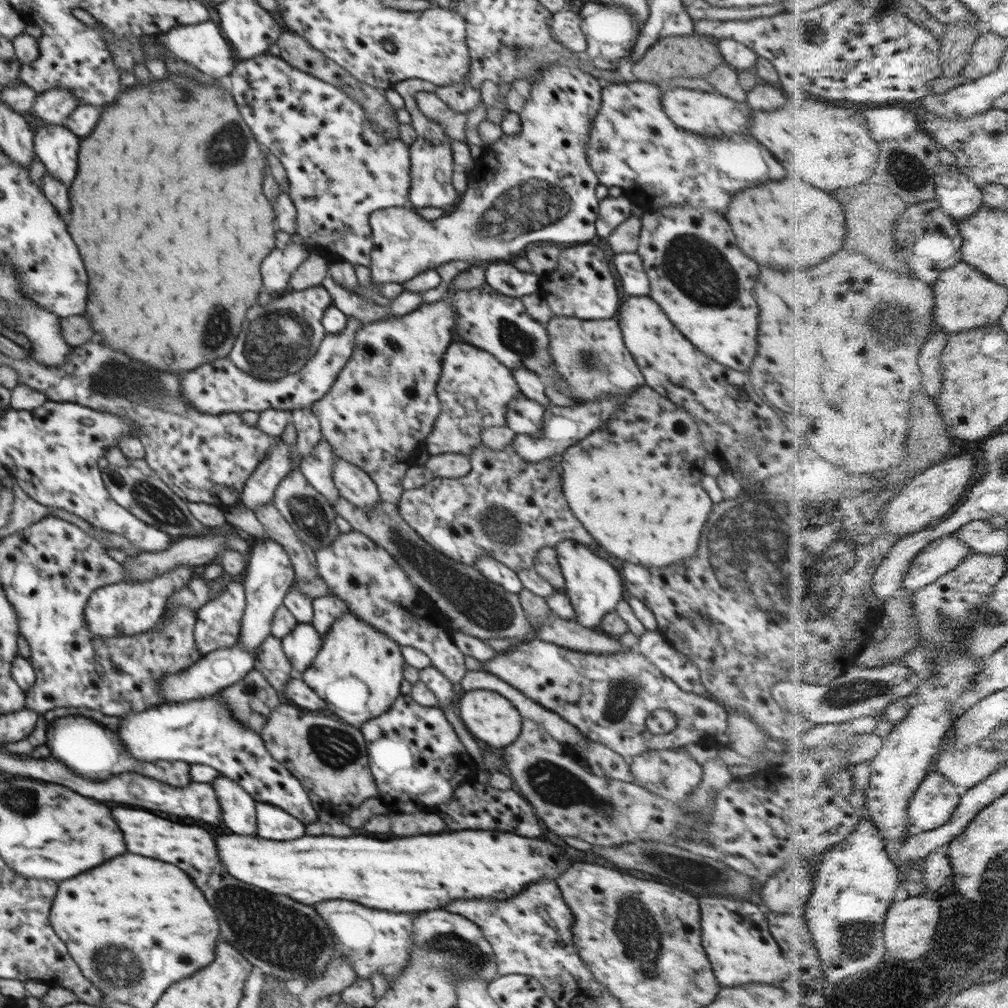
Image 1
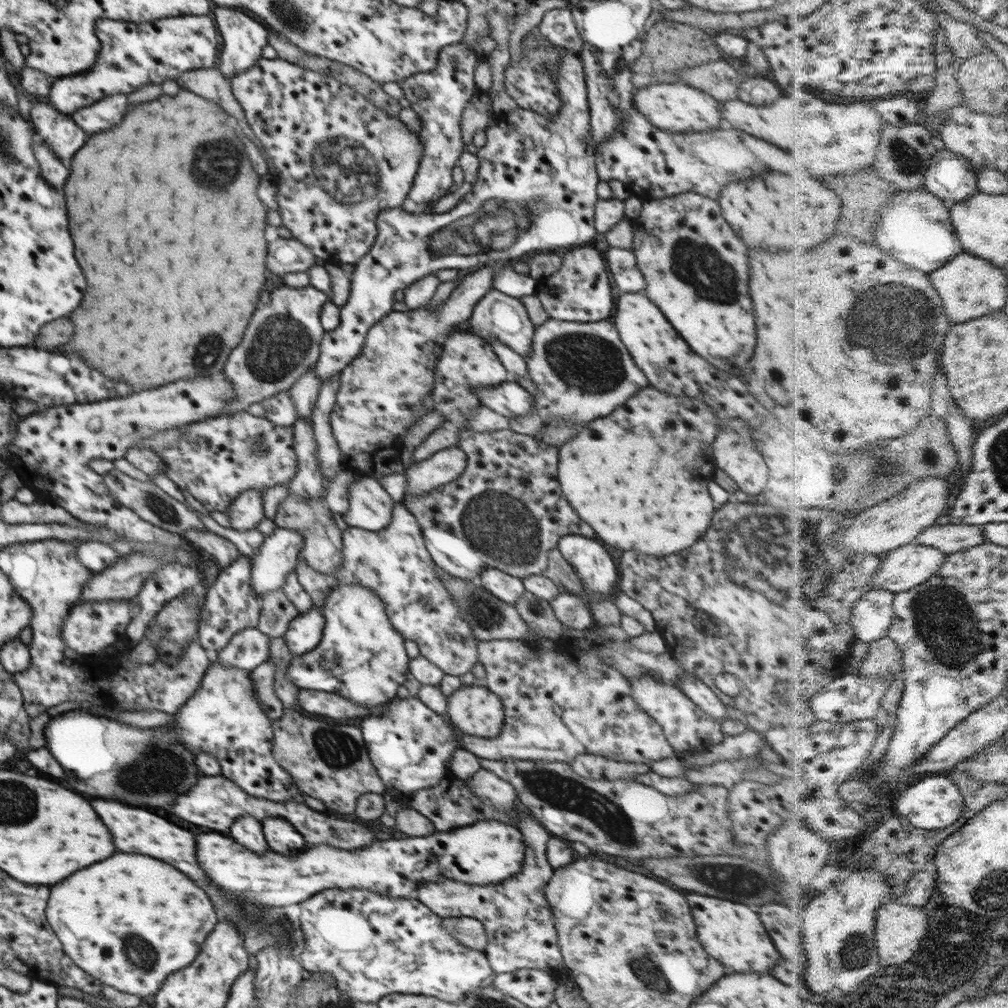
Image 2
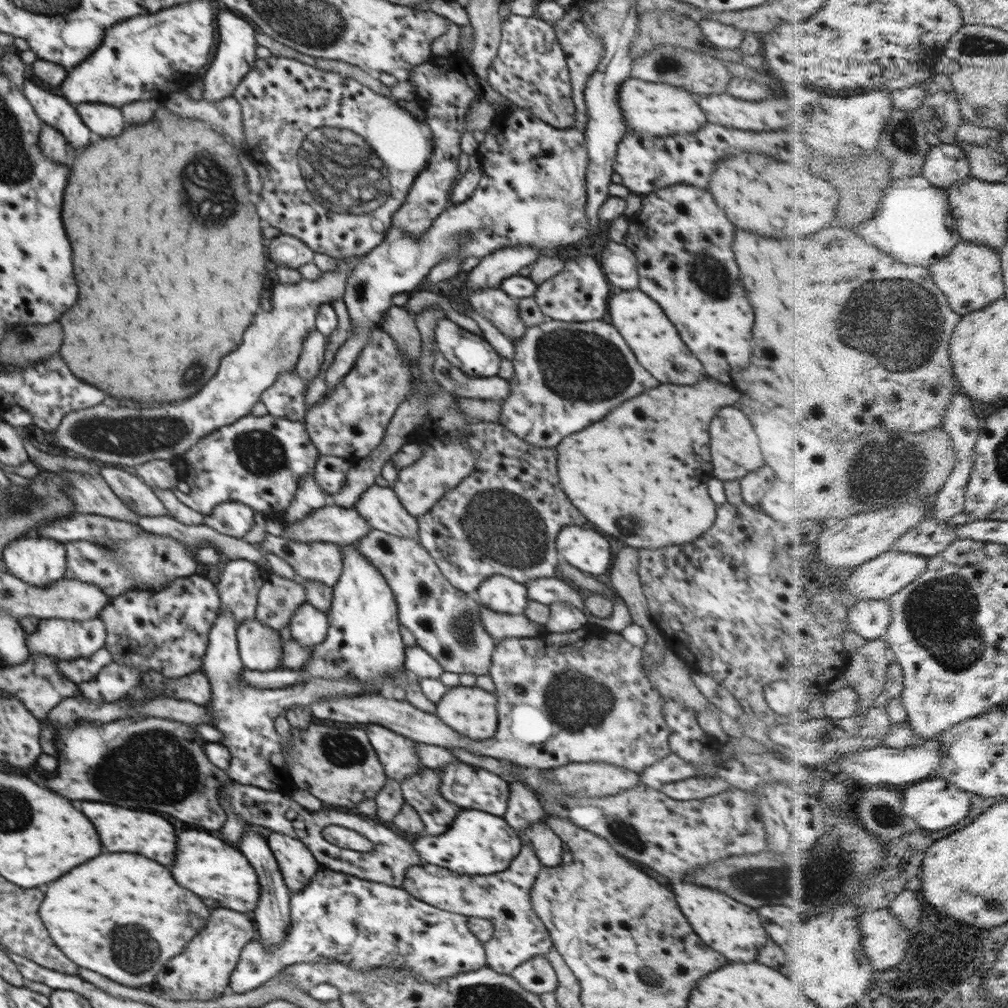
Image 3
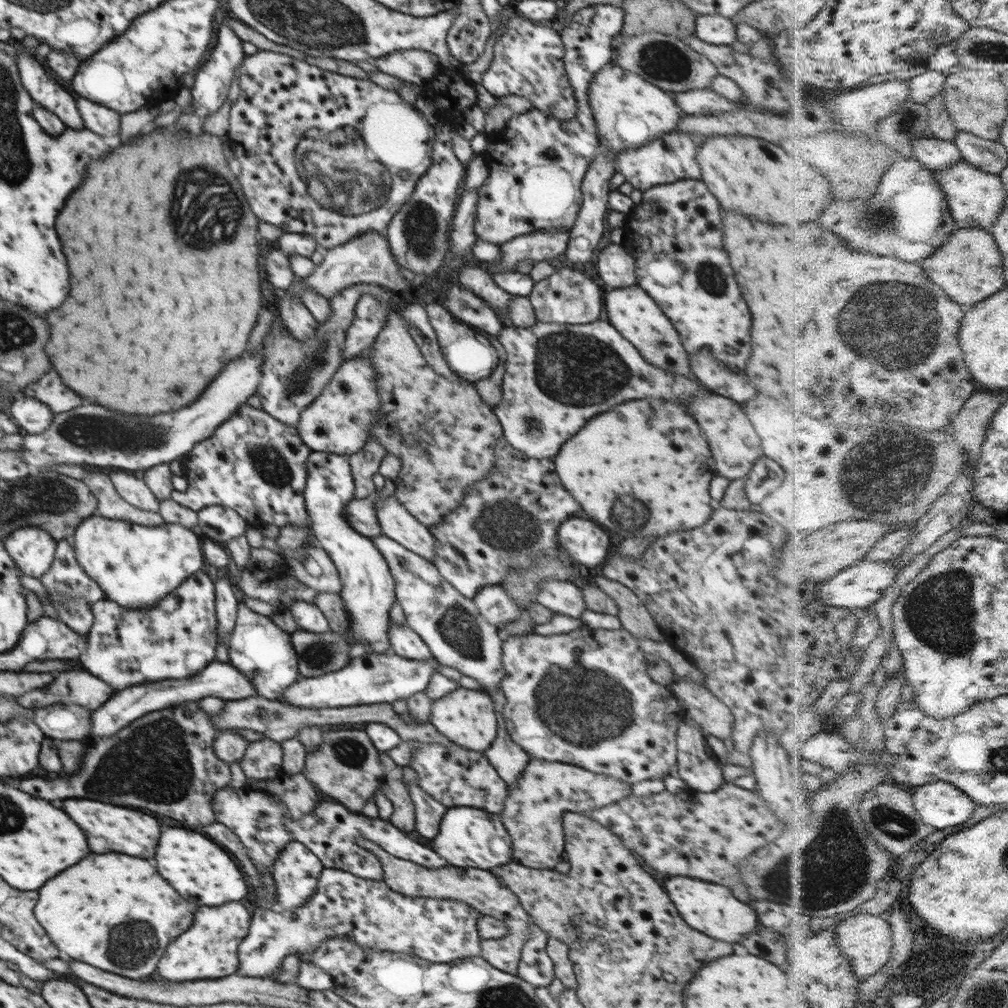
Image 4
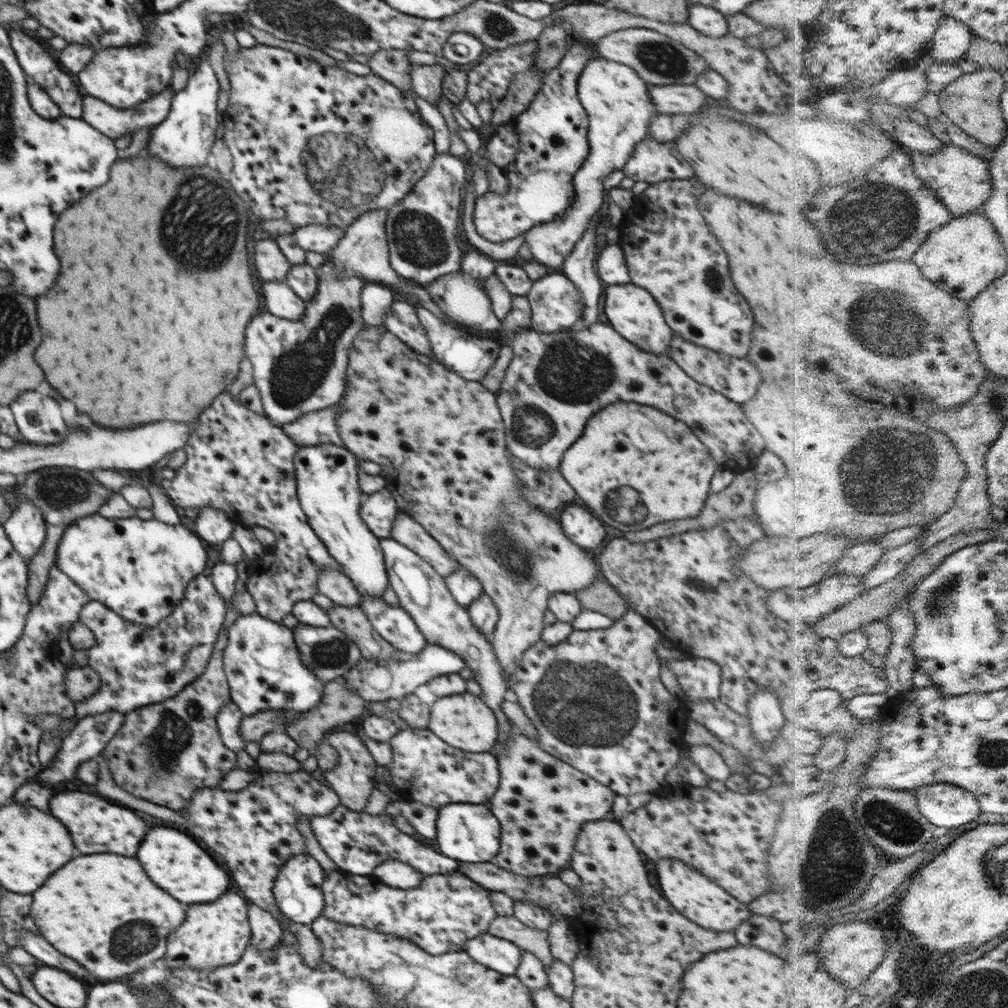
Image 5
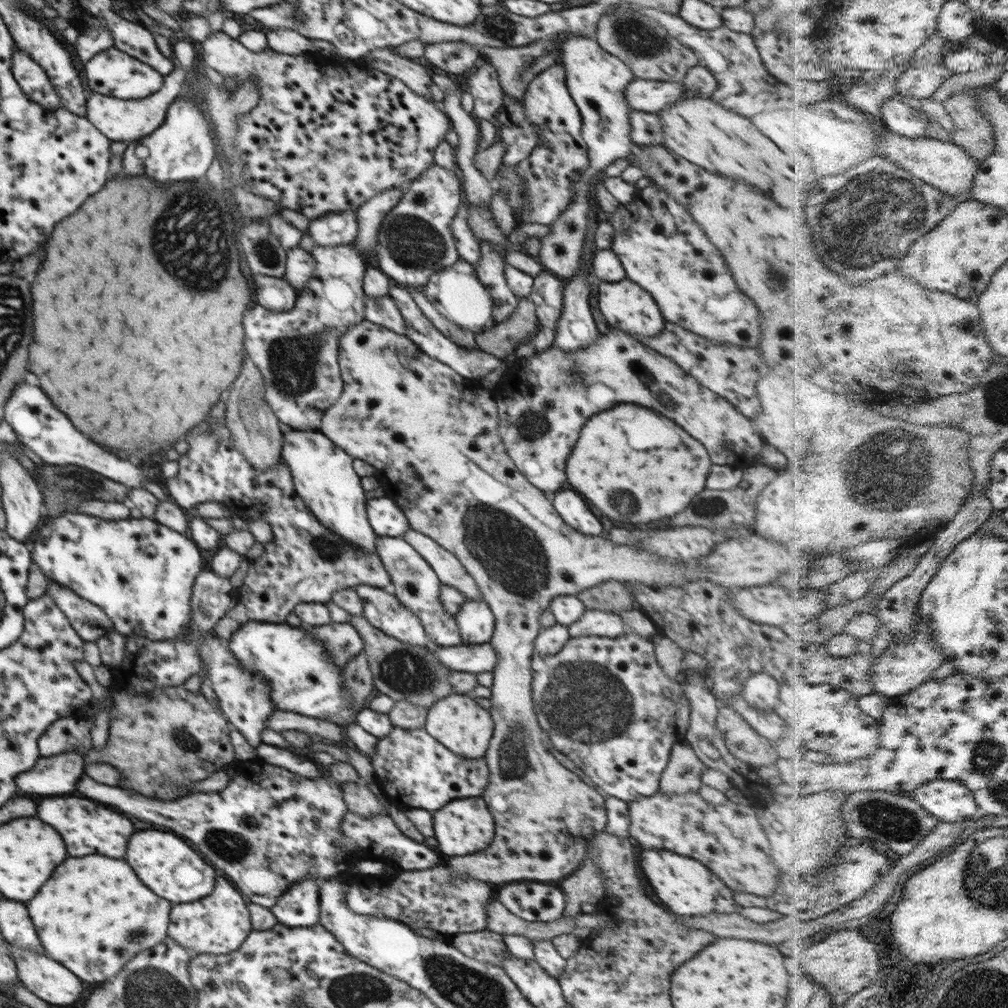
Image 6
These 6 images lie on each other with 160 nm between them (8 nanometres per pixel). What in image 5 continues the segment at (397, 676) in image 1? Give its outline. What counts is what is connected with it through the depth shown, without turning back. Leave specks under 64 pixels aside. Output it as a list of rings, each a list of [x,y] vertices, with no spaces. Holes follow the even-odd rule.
[[[318,444],[300,446],[294,457],[297,498],[304,515],[309,520],[310,529],[321,538],[330,552],[330,557],[338,563],[341,570],[354,584],[361,596],[382,596],[389,585],[385,570],[383,551],[379,538],[374,536],[361,518],[360,509],[365,495],[361,492],[358,481],[358,458],[345,446]],[[115,710],[78,719],[74,728],[64,736],[60,750],[57,756],[55,756],[55,763],[41,768],[40,774],[37,774],[33,780],[42,784],[48,784],[48,786],[56,786],[60,782],[76,780],[76,768],[80,764],[84,764],[85,760],[98,758],[99,754],[106,748],[108,741],[121,729],[124,719],[125,714]]]

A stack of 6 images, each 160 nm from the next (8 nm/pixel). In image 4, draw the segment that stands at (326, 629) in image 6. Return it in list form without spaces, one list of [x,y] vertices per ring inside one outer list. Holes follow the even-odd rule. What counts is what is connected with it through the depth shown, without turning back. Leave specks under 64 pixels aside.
[[[298,629],[291,635],[291,641],[302,677],[334,672],[350,661],[349,644],[340,633],[329,630],[323,634],[313,634]]]

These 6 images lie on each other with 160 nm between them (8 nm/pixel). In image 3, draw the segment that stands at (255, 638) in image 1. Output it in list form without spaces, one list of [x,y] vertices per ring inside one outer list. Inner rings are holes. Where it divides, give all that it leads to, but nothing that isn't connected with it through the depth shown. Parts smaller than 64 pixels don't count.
[[[332,503],[312,512],[308,518],[284,527],[288,540],[315,544],[317,542],[348,546],[372,532],[356,508],[344,508]]]

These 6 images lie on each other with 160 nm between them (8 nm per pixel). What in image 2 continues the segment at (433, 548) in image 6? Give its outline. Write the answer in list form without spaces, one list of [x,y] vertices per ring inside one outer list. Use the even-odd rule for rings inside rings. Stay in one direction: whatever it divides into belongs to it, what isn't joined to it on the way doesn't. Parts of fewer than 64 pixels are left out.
[[[360,475],[346,489],[349,510],[344,515],[344,521],[350,527],[376,533],[390,526],[396,503],[374,477]]]

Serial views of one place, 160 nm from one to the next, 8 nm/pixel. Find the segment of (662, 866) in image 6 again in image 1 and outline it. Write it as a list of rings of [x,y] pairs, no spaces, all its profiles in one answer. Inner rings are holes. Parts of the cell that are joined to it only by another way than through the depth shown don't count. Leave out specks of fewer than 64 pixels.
[[[702,895],[701,945],[710,960],[712,971],[722,986],[744,986],[750,982],[782,984],[787,966],[784,955],[769,931],[764,914],[746,900],[730,897]]]

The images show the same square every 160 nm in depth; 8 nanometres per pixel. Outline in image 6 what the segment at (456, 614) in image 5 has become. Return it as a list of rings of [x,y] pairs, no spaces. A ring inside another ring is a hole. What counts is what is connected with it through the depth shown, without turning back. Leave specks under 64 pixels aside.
[[[377,536],[375,552],[384,564],[386,572],[390,575],[391,591],[421,621],[430,644],[443,647],[463,644],[454,615],[448,613],[440,602],[441,582],[438,575],[428,565],[428,562],[420,554],[416,553],[414,547],[410,546],[409,542],[406,542],[403,537]]]

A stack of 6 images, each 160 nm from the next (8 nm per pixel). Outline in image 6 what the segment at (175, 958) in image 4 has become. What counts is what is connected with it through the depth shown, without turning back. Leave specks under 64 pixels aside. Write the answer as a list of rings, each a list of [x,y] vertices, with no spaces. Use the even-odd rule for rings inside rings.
[[[220,876],[212,894],[202,898],[202,902],[172,906],[167,936],[183,946],[192,959],[200,954],[230,954],[238,950],[253,931],[247,903],[246,897],[235,885],[225,876]]]

